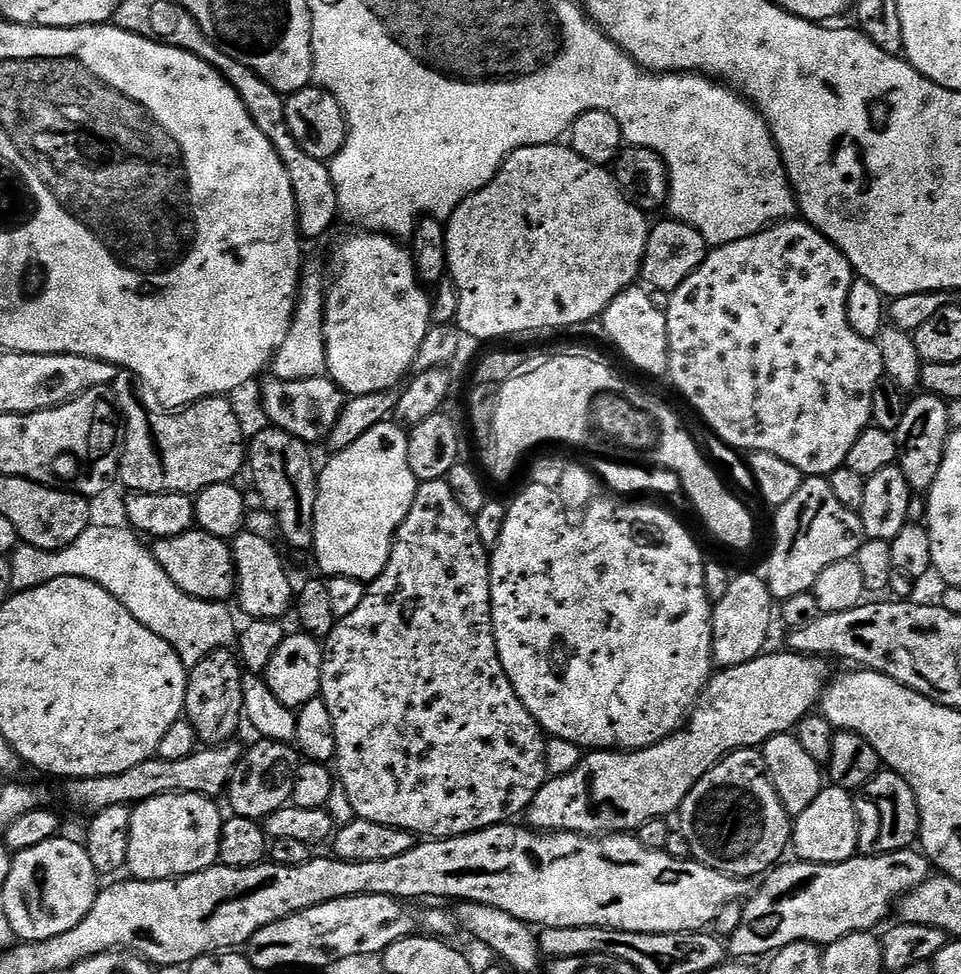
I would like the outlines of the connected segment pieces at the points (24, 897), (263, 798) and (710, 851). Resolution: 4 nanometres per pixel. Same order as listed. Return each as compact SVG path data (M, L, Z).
M57 838L42 842L30 850L15 853L10 878L2 890L4 916L12 932L24 942L58 938L66 930L74 930L94 906L102 891L102 880L90 862L83 843Z
M263 738L255 742L257 744L243 749L238 766L234 766L232 781L226 789L226 801L235 815L262 822L274 814L274 810L288 807L294 790L294 774L298 774L302 757L291 743Z
M737 748L718 761L686 794L680 803L678 819L678 831L686 838L686 842L690 842L692 856L700 863L730 876L753 878L767 873L785 859L784 851L787 853L792 843L793 817L782 806L778 790L774 790L763 751L754 748Z

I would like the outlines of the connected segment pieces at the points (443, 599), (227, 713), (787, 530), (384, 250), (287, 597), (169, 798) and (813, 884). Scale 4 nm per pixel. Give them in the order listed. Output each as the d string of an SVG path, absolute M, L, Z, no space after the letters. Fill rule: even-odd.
M447 479L442 480L426 480L417 487L416 497L410 506L410 514L406 514L406 518L402 522L400 529L396 531L396 538L392 542L392 553L388 559L388 564L384 567L384 573L371 581L367 585L364 597L362 598L362 606L358 606L358 610L354 610L354 614L343 617L333 628L332 633L323 641L324 661L322 662L322 682L320 683L319 699L326 702L326 706L330 710L330 718L334 718L334 738L336 739L336 758L334 761L334 772L338 777L338 784L344 787L344 796L348 799L348 804L353 808L355 815L362 820L370 822L378 822L382 826L394 826L401 828L407 832L415 834L420 838L435 838L444 840L448 836L461 836L462 834L470 834L477 832L483 828L492 828L495 824L503 824L511 821L512 816L516 816L525 811L531 804L536 791L539 790L546 779L546 769L544 766L544 746L546 743L546 733L540 727L540 723L533 718L530 710L526 710L526 706L518 698L518 694L514 690L514 686L510 682L510 678L506 678L506 674L502 670L502 662L498 658L498 646L494 638L494 626L492 625L492 565L490 563L489 549L485 548L482 538L478 538L478 530L476 522L466 510L462 510L462 506L458 506L458 502L454 499L453 492L450 491Z
M219 648L202 662L191 665L188 674L188 689L184 703L184 716L192 721L196 728L196 738L201 745L215 746L225 744L233 739L232 736L239 730L244 720L244 699L242 686L246 672L242 667L235 651L228 648Z
M824 478L805 479L798 494L794 494L794 498L790 498L790 502L779 505L775 512L776 537L772 540L772 553L768 556L766 579L772 599L776 602L794 598L794 594L811 592L818 574L822 574L822 570L826 570L826 566L839 560L853 559L856 551L863 546L866 539L859 511L842 506L842 502L838 502L838 498L834 498L831 483Z
M352 230L332 252L332 272L336 281L326 288L324 298L324 341L327 375L349 397L390 392L396 383L413 371L416 355L432 323L432 297L420 283L411 251L399 239L383 232Z
M248 531L241 532L232 542L233 560L236 568L237 601L240 600L243 610L247 613L246 616L251 619L280 620L287 610L289 613L289 610L293 607L296 593L294 584L292 588L292 582L275 546L266 537Z
M171 792L170 794L162 794L161 796L155 796L149 800L144 800L140 804L135 805L131 809L132 821L129 824L129 854L127 861L127 871L135 879L138 880L175 880L178 876L189 876L195 872L201 872L207 868L213 867L220 859L220 831L225 822L225 817L220 816L220 808L215 799L207 796L199 796L198 794L190 794L189 792Z
M911 847L900 848L897 852L887 852L886 854L878 854L877 856L866 856L863 854L857 854L852 856L846 862L838 862L837 864L806 864L803 862L789 862L781 863L779 866L773 867L771 871L763 877L764 885L760 889L753 891L751 895L747 897L744 913L742 914L742 922L738 922L738 928L734 930L732 936L727 937L726 948L733 957L736 958L752 958L748 956L764 956L769 954L775 954L780 949L790 946L798 940L808 940L811 944L818 944L821 946L827 946L834 943L838 938L842 938L846 934L854 934L855 932L870 932L883 922L887 916L895 909L897 900L901 896L905 896L914 886L918 886L921 882L930 874L930 861L923 851L915 850L912 852Z

